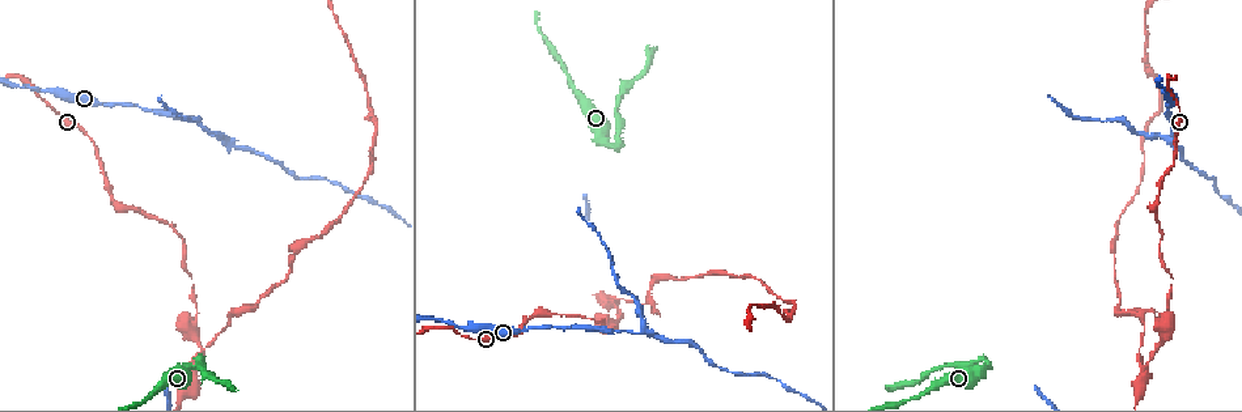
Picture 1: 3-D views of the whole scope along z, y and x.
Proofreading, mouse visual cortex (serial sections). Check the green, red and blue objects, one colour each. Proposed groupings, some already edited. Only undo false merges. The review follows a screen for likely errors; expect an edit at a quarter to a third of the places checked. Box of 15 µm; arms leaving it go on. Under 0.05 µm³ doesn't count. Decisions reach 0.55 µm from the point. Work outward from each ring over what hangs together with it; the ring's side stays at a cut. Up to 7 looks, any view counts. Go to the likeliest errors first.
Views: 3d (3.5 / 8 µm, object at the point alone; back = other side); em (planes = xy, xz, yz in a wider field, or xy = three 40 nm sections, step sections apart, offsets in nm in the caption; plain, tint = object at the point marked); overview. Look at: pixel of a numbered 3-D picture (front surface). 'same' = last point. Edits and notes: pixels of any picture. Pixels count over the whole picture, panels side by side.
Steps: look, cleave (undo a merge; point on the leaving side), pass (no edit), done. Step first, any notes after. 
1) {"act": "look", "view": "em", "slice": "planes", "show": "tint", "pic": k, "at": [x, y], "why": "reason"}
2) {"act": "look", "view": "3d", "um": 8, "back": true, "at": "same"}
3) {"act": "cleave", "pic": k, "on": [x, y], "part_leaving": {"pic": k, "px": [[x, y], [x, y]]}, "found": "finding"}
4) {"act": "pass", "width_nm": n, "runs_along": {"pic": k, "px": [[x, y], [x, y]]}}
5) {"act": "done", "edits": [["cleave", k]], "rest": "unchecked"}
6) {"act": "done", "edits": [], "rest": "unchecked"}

{"act": "look", "view": "3d", "um": 3.5, "pic": 1, "at": [191, 365], "why": "calibre changes"}

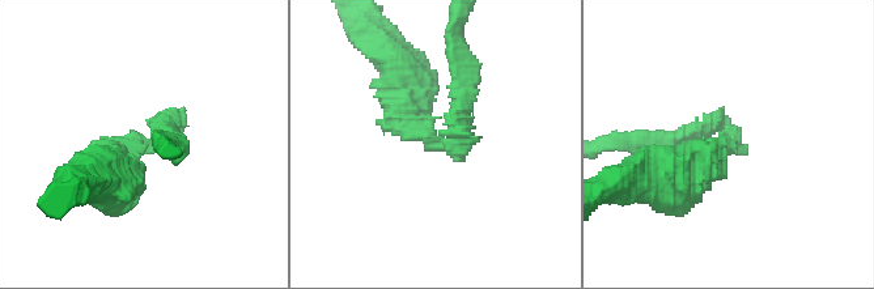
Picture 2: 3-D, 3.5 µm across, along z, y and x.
{"act": "look", "view": "em", "slice": "planes", "show": "tint", "pic": 2, "at": [148, 148]}

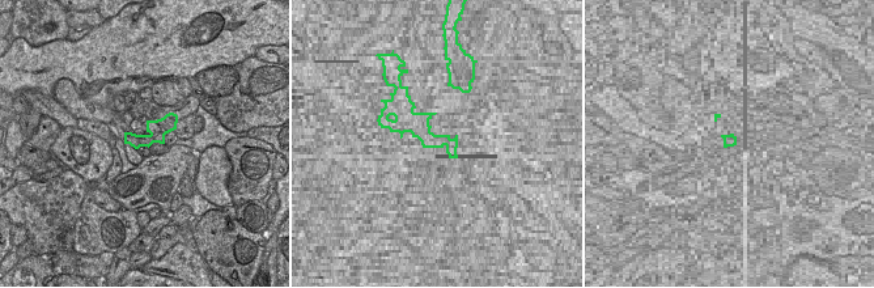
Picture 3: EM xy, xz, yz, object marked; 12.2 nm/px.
{"act": "cleave", "pic": 2, "on": [679, 134], "arm_widths_nm": [200, 400], "part_leaving": {"pic": 2, "px": [[461, 140], [466, 60], [453, 30]]}, "found": "two cells meet here"}

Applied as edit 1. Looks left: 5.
{"act": "look", "view": "3d", "um": 3.5, "pic": 1, "at": [223, 140], "why": "three arms meet"}

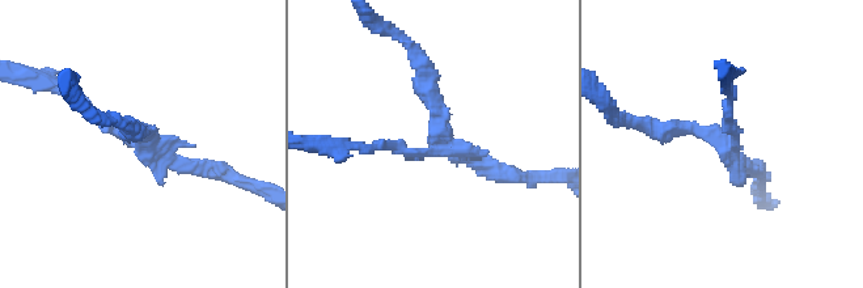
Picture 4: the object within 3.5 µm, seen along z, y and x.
{"act": "look", "view": "em", "slice": "xy", "step": 1, "show": "tint", "pic": 4, "at": [146, 143], "arms": 3, "arm_widths_nm": [150, 200, 200]}

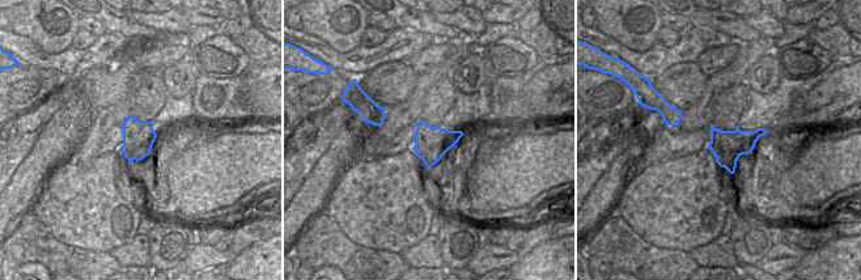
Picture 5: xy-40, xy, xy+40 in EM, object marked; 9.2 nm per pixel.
{"act": "cleave", "pic": 4, "on": [432, 104], "part_leaving": {"pic": 4, "px": [[438, 142], [426, 68], [397, 36]]}, "found": "a second cell is stuck on"}

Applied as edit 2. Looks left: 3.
{"act": "look", "view": "overview"}

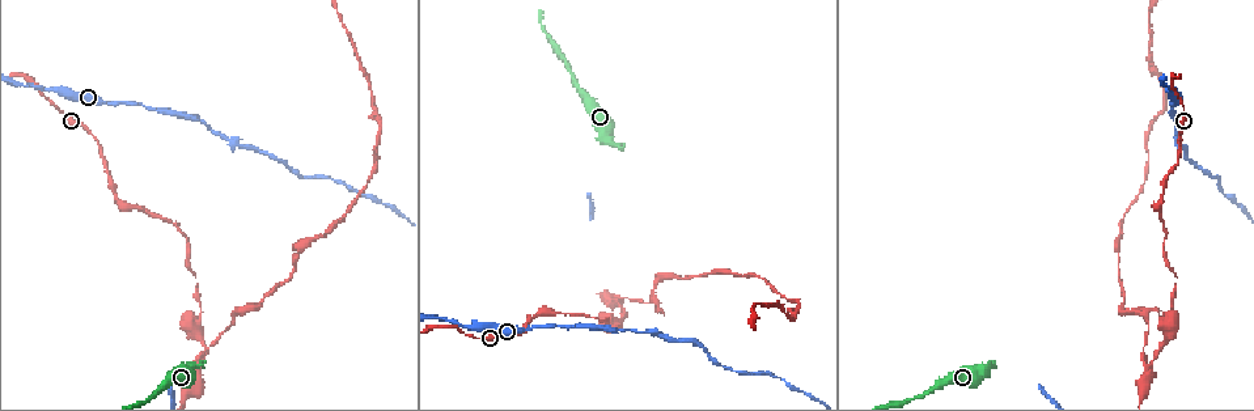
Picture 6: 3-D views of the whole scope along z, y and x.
{"act": "look", "view": "3d", "um": 3.5, "back": true, "pic": 6, "at": [1149, 368], "why": "a fork"}

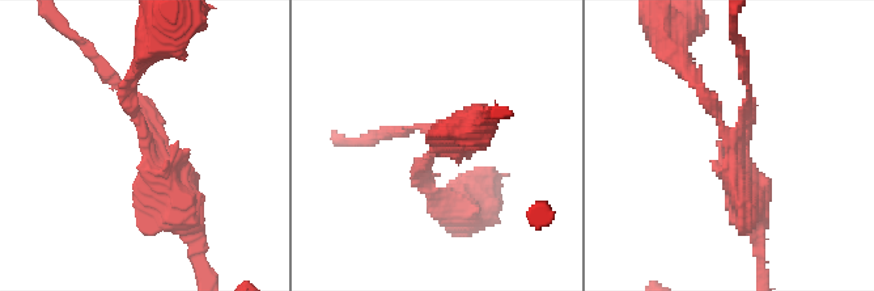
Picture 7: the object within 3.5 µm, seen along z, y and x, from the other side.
{"act": "look", "view": "em", "slice": "xy", "step": 3, "show": "tint", "pic": 7, "at": [148, 138], "why": "now the EM"}

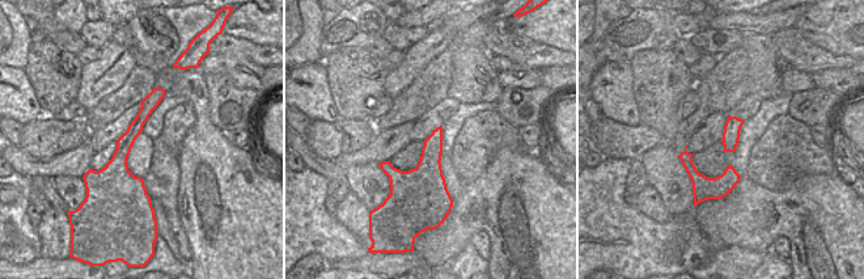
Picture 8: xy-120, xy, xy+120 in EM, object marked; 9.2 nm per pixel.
{"act": "cleave", "pic": 7, "on": [734, 197], "width_nm": 200, "part_leaving": {"pic": 7, "px": [[743, 123], [750, 119], [743, 55], [733, 36]]}, "found": "a second cell is stuck on"}

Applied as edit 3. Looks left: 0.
{"act": "done", "edits": [["cleave", 2], ["cleave", 4], ["cleave", 7]], "rest": "unchecked"}

